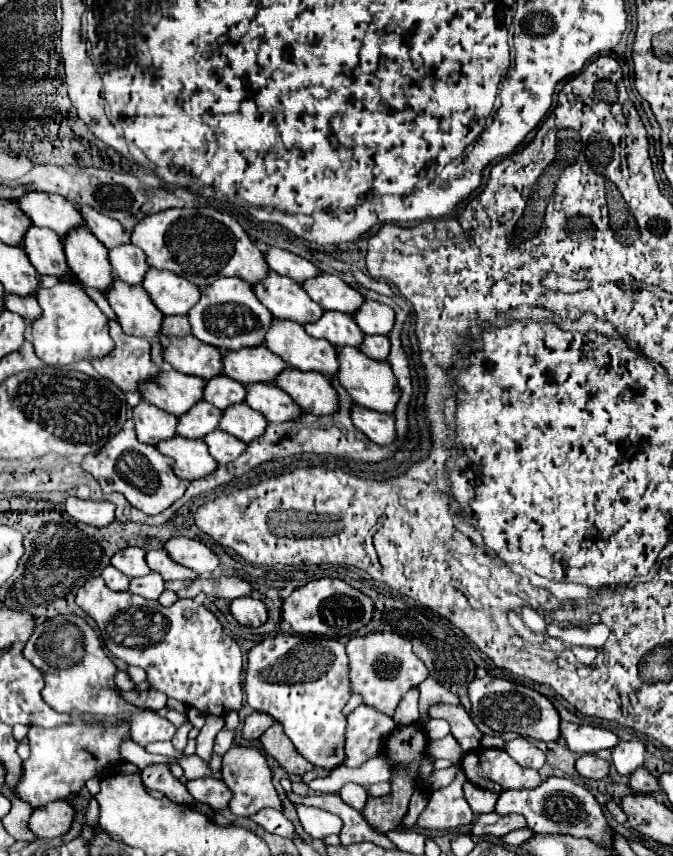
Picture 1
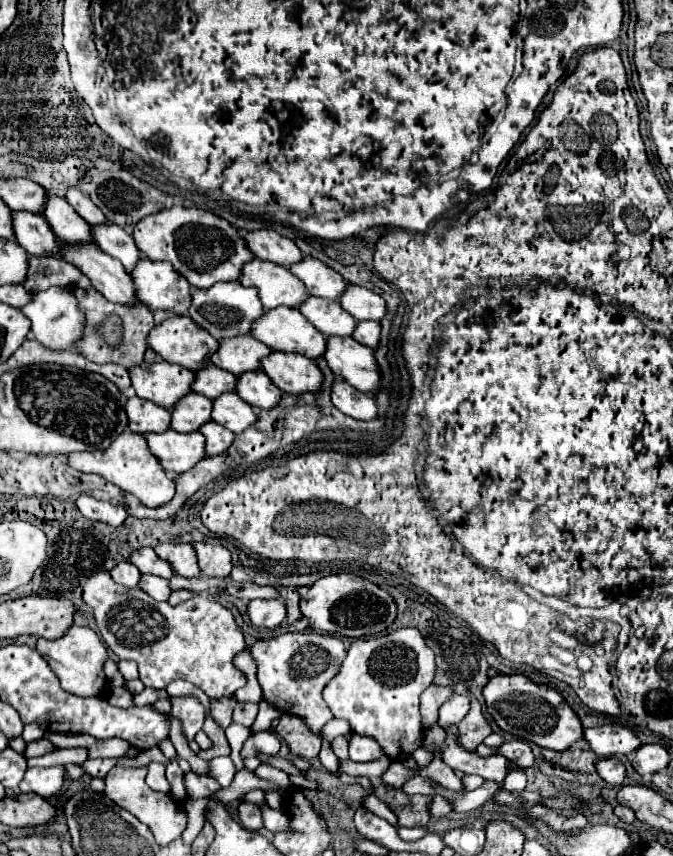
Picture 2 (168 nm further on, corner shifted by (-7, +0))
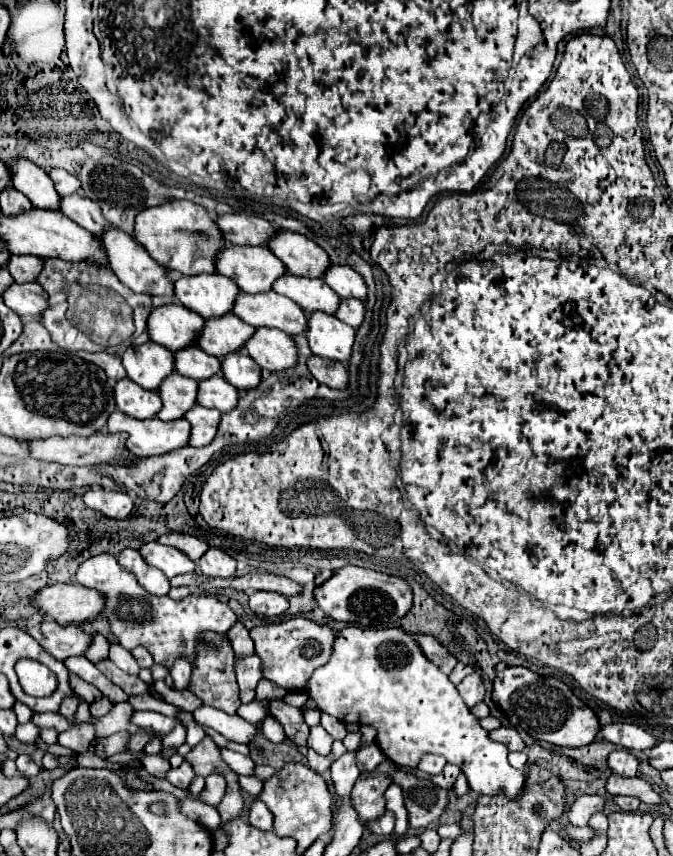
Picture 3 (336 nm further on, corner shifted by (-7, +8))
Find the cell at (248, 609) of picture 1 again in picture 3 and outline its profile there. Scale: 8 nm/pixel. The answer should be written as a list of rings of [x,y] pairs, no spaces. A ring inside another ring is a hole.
[[[251,592],[249,608],[259,618],[271,618],[283,614],[289,608],[289,602],[283,594],[277,592]]]

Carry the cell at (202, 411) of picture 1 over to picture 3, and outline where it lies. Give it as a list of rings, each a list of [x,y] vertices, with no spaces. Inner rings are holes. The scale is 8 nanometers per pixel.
[[[173,372],[159,386],[159,396],[161,396],[161,402],[163,402],[163,408],[157,412],[157,418],[159,420],[177,420],[191,406],[195,406],[197,382]]]

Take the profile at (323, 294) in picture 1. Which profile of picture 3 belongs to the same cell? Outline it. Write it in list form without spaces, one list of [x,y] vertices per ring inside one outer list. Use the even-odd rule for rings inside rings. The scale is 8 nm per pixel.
[[[277,230],[273,234],[273,238],[269,238],[267,248],[295,276],[321,278],[323,270],[327,270],[327,266],[329,266],[327,252],[299,232]]]

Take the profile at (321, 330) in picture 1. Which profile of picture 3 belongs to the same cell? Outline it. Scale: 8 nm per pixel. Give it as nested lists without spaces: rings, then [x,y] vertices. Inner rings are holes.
[[[283,274],[275,280],[273,290],[297,302],[305,312],[323,310],[327,314],[335,312],[339,296],[321,278],[299,278],[293,274]]]

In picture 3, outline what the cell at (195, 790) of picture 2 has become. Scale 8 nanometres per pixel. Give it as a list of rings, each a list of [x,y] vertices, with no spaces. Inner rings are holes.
[[[183,762],[179,768],[171,768],[165,776],[165,780],[169,780],[173,786],[181,788],[181,790],[187,790],[189,788],[189,782],[195,778],[195,772],[191,770],[191,764],[189,762]]]

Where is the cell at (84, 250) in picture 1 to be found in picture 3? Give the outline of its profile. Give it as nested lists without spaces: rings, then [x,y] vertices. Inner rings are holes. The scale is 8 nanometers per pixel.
[[[17,158],[13,162],[7,162],[7,170],[11,174],[11,186],[23,192],[33,206],[53,210],[59,206],[61,196],[55,192],[55,186],[43,168],[35,166],[27,158]]]

